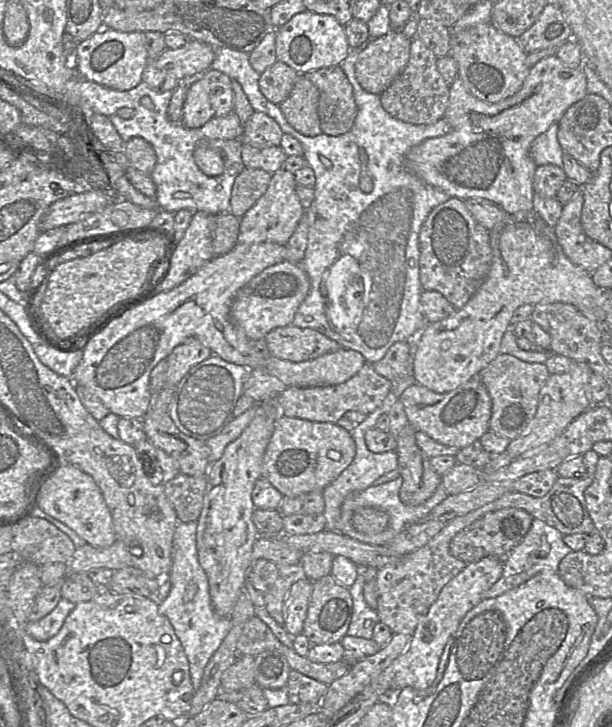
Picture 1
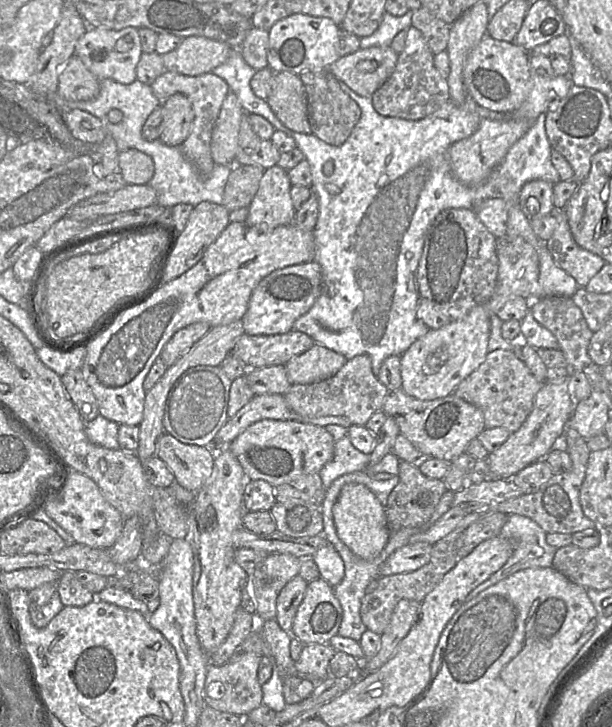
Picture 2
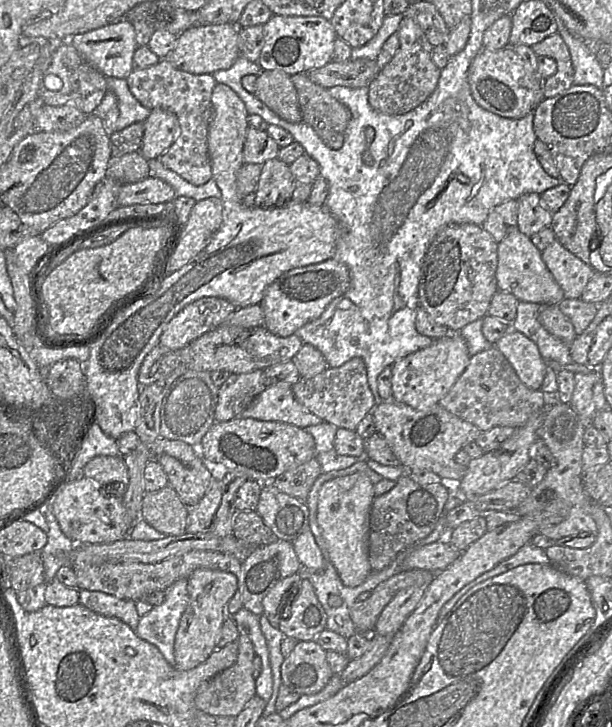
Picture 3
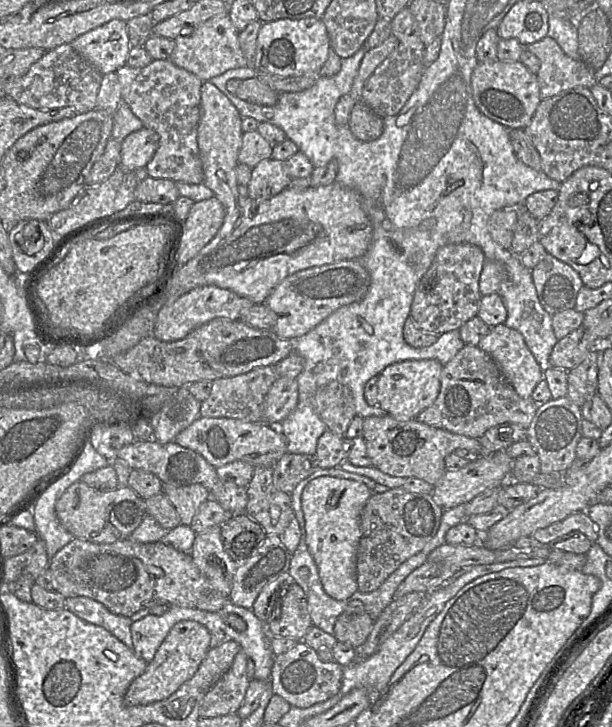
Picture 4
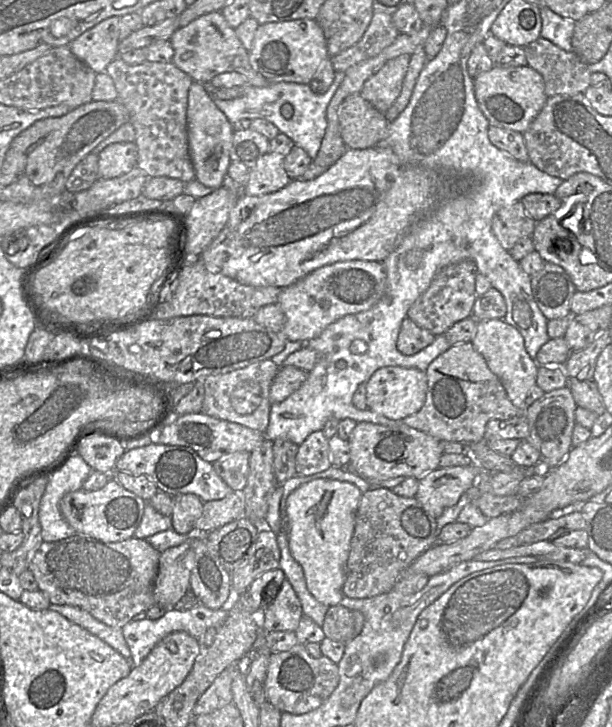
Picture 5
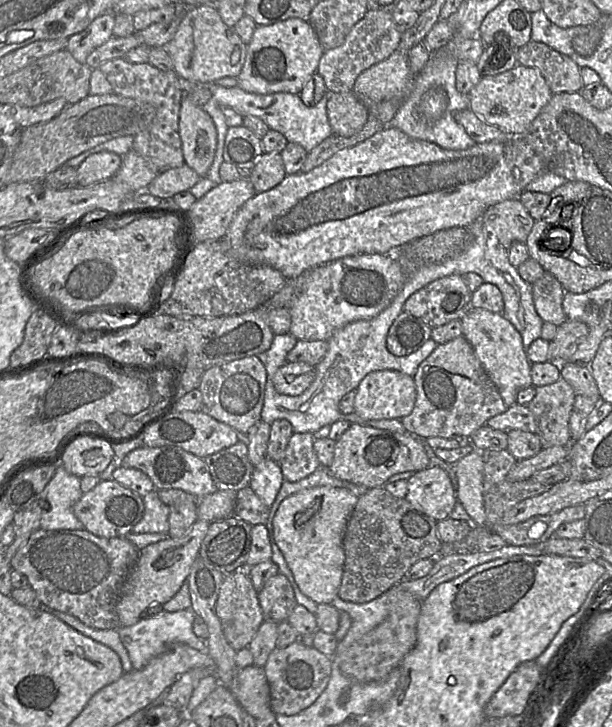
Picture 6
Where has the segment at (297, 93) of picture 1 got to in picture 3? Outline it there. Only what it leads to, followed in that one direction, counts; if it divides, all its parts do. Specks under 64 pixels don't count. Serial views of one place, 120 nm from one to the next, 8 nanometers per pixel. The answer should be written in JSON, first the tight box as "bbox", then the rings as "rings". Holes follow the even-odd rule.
{"bbox":[254,70,303,121],"rings":[[[264,70],[258,75],[254,95],[282,119],[303,121],[298,94],[292,78],[280,70]]]}

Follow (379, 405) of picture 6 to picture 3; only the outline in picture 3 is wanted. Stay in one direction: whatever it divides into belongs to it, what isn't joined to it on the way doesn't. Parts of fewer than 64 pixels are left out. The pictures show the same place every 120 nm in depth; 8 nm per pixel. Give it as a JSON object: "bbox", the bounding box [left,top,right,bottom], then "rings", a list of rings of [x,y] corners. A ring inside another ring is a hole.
{"bbox":[392,333,470,410],"rings":[[[458,333],[435,340],[424,349],[414,352],[392,365],[392,400],[424,410],[439,403],[467,368],[470,355],[465,340]]]}

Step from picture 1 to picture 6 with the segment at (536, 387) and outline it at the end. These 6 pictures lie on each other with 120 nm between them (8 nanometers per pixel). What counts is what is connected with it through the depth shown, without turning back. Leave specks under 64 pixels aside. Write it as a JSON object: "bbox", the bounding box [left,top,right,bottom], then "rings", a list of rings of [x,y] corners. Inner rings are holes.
{"bbox":[401,336,508,439],"rings":[[[463,336],[438,345],[419,365],[413,380],[415,406],[411,414],[401,421],[406,431],[419,439],[469,439],[489,419],[508,409],[473,347]]]}

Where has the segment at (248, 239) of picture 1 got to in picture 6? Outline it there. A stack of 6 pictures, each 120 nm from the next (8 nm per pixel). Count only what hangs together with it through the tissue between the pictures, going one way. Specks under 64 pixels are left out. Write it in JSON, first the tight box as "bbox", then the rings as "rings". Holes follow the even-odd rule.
{"bbox":[247,153,287,193],"rings":[[[263,153],[247,175],[256,193],[276,187],[287,175],[281,153]]]}

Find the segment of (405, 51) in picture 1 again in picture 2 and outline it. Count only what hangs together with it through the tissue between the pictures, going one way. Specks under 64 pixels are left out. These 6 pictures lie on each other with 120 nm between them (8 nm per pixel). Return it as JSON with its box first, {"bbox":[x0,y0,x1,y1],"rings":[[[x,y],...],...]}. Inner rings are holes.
{"bbox":[327,46,398,97],"rings":[[[390,46],[360,48],[341,56],[327,70],[357,94],[372,97],[393,73],[398,55]]]}

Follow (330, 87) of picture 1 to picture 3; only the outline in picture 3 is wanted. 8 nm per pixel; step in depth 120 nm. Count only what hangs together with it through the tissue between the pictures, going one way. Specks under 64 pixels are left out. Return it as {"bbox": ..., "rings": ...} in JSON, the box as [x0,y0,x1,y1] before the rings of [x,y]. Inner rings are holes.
{"bbox":[291,73,352,148],"rings":[[[298,73],[291,78],[297,90],[303,121],[313,127],[328,147],[341,148],[344,143],[345,129],[352,117],[349,108],[334,98],[327,88],[312,82],[307,73]]]}

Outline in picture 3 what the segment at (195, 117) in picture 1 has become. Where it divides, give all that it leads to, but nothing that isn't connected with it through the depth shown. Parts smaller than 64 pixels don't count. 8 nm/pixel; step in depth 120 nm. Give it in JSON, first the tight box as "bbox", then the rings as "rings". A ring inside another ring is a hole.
{"bbox":[140,109,179,160],"rings":[[[153,109],[144,121],[140,153],[148,160],[159,158],[173,144],[179,132],[179,121],[173,112]]]}

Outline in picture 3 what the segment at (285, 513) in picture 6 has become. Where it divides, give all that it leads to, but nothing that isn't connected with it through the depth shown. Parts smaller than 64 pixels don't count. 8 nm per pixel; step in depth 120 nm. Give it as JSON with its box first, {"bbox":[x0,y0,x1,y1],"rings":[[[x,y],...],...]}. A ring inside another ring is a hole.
{"bbox":[317,472,375,587],"rings":[[[365,472],[325,482],[318,494],[317,523],[325,540],[329,560],[347,587],[357,587],[371,572],[368,558],[369,515],[375,498],[373,484]]]}

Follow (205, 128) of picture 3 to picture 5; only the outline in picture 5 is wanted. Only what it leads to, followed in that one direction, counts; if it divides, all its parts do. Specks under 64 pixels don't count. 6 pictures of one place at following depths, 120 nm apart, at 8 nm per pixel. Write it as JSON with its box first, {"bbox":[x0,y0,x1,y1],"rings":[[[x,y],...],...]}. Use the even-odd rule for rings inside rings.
{"bbox":[105,57,195,183],"rings":[[[119,57],[107,66],[105,73],[113,79],[118,92],[118,101],[127,108],[130,115],[129,122],[135,128],[135,143],[138,148],[137,167],[150,178],[170,177],[185,183],[195,180],[187,130],[188,95],[194,80],[173,62],[162,63],[146,60],[139,65],[130,65]]]}

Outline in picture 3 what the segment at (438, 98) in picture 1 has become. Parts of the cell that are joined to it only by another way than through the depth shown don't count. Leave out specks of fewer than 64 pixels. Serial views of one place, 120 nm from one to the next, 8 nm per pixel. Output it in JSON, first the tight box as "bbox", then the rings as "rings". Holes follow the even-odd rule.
{"bbox":[368,15,441,115],"rings":[[[405,15],[397,33],[399,49],[368,86],[370,105],[377,111],[390,115],[405,114],[426,101],[436,89],[441,74],[441,69],[431,59],[433,46],[412,18]]]}

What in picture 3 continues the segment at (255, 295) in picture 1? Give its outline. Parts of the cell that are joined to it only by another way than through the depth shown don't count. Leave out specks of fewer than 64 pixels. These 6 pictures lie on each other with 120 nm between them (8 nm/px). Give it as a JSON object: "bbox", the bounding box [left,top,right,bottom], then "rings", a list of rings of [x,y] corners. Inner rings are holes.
{"bbox":[259,258,351,336],"rings":[[[333,258],[319,264],[292,269],[266,289],[259,303],[264,312],[263,326],[274,335],[291,336],[305,324],[319,318],[334,299],[350,289],[351,283],[349,268]]]}

